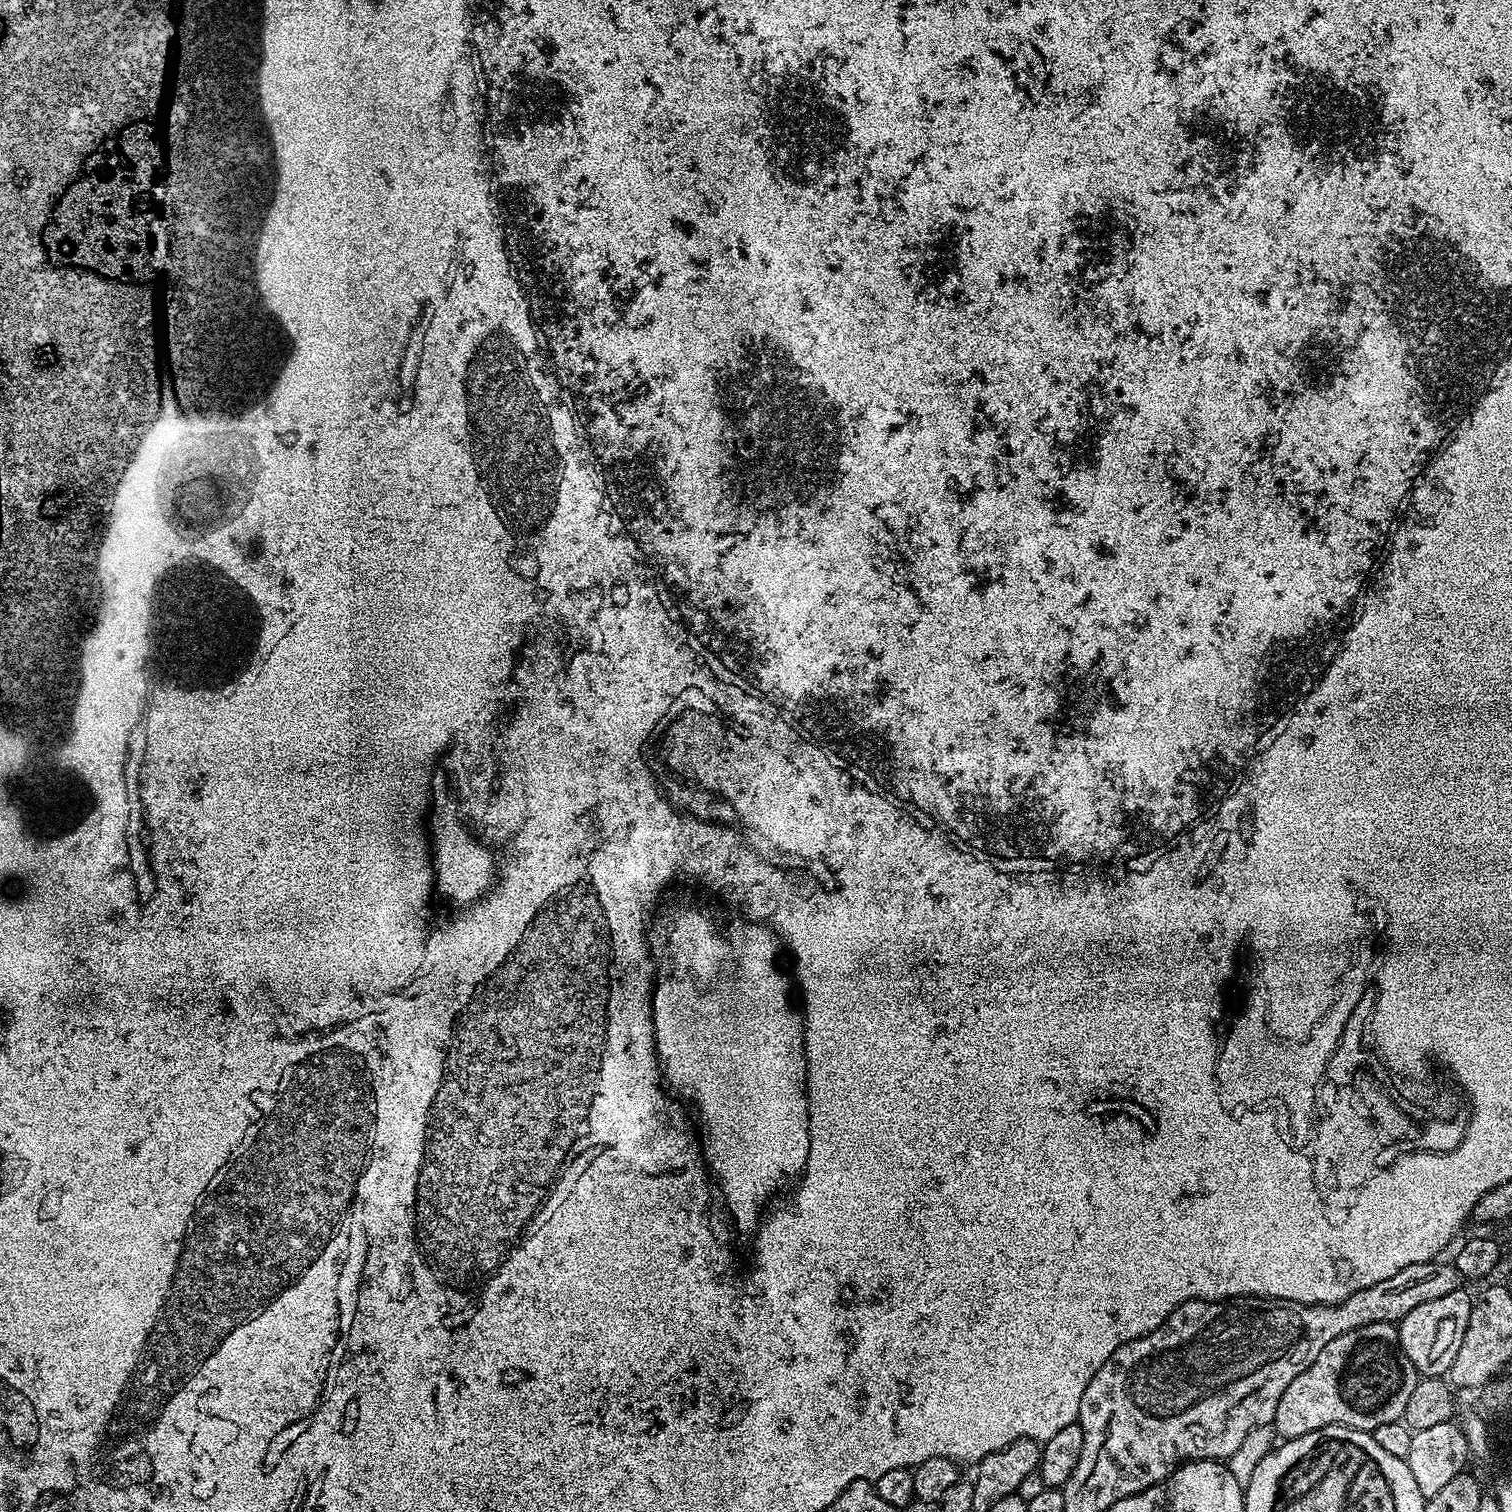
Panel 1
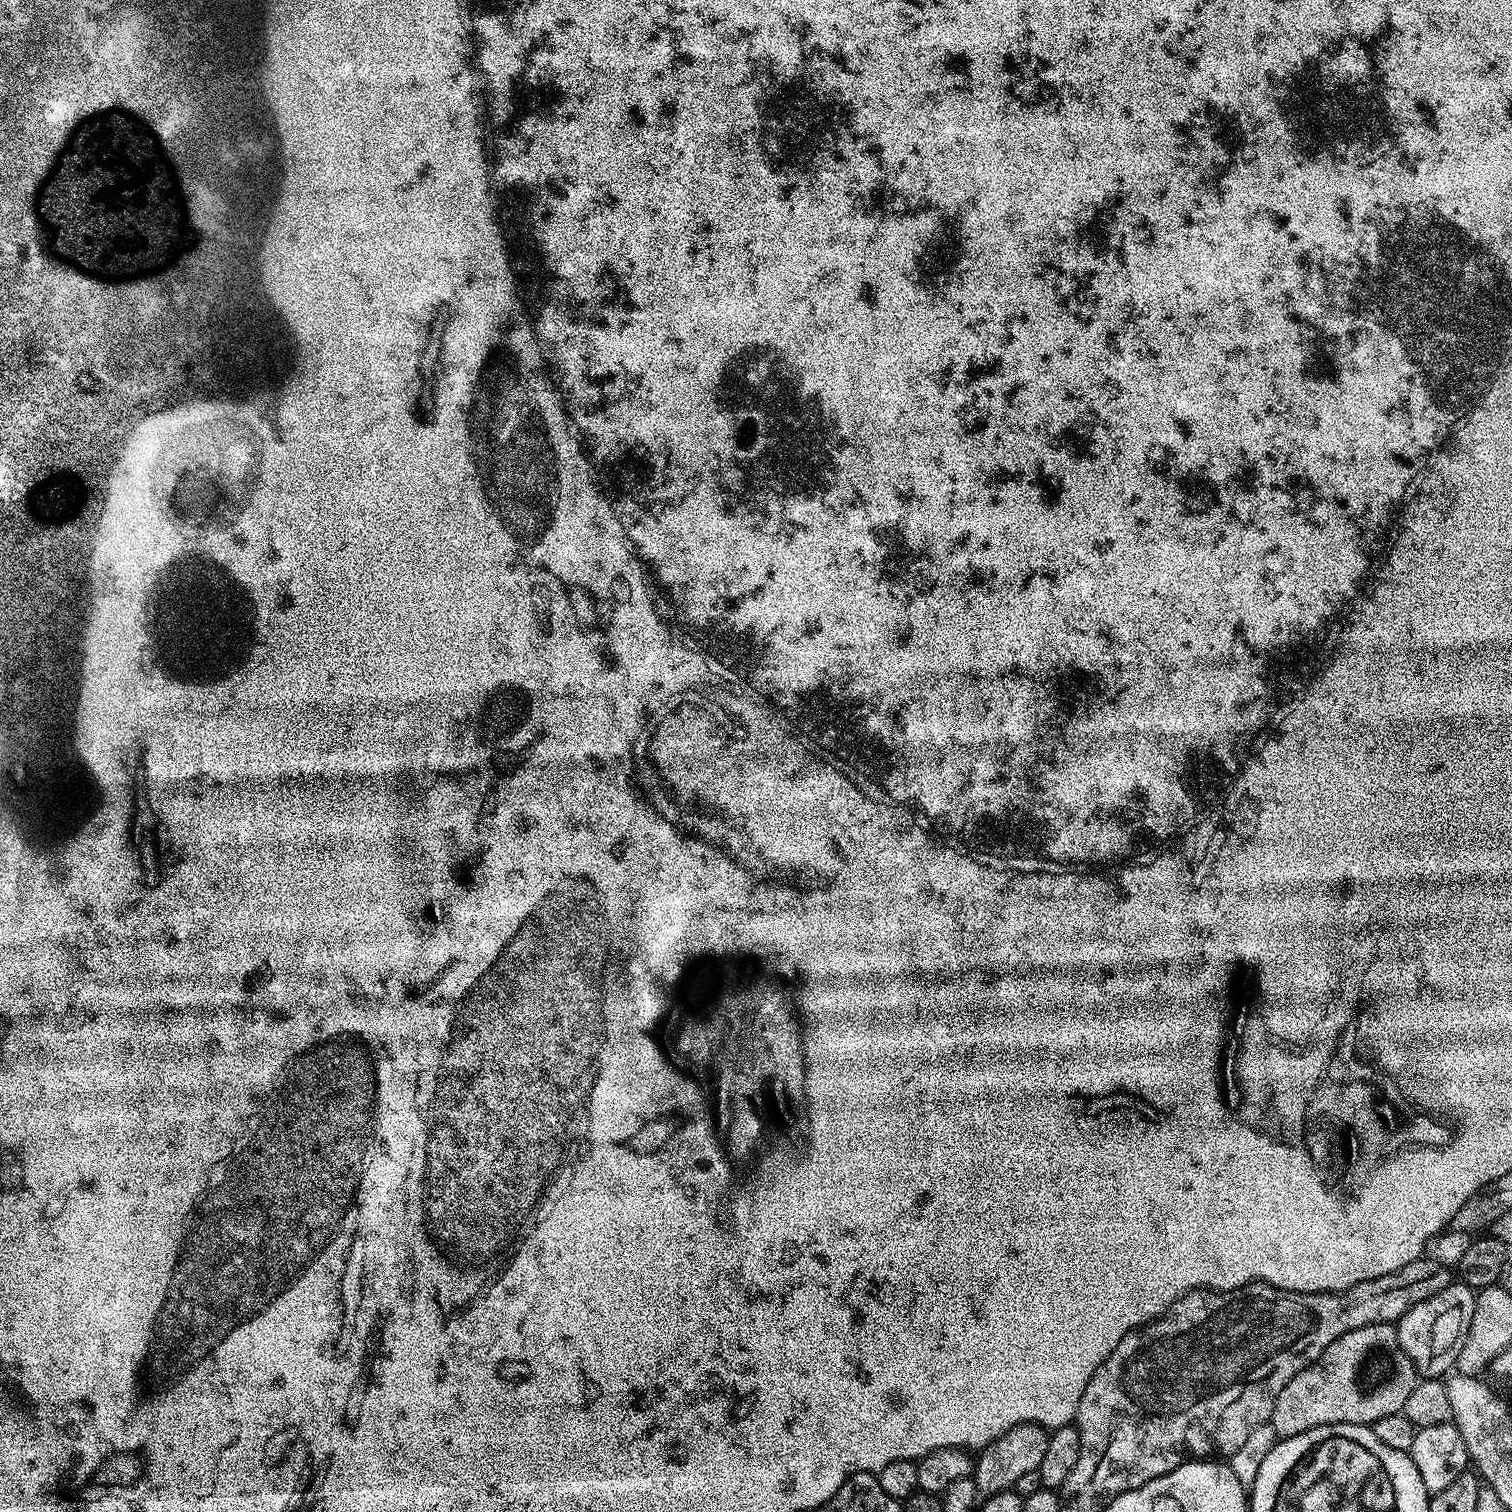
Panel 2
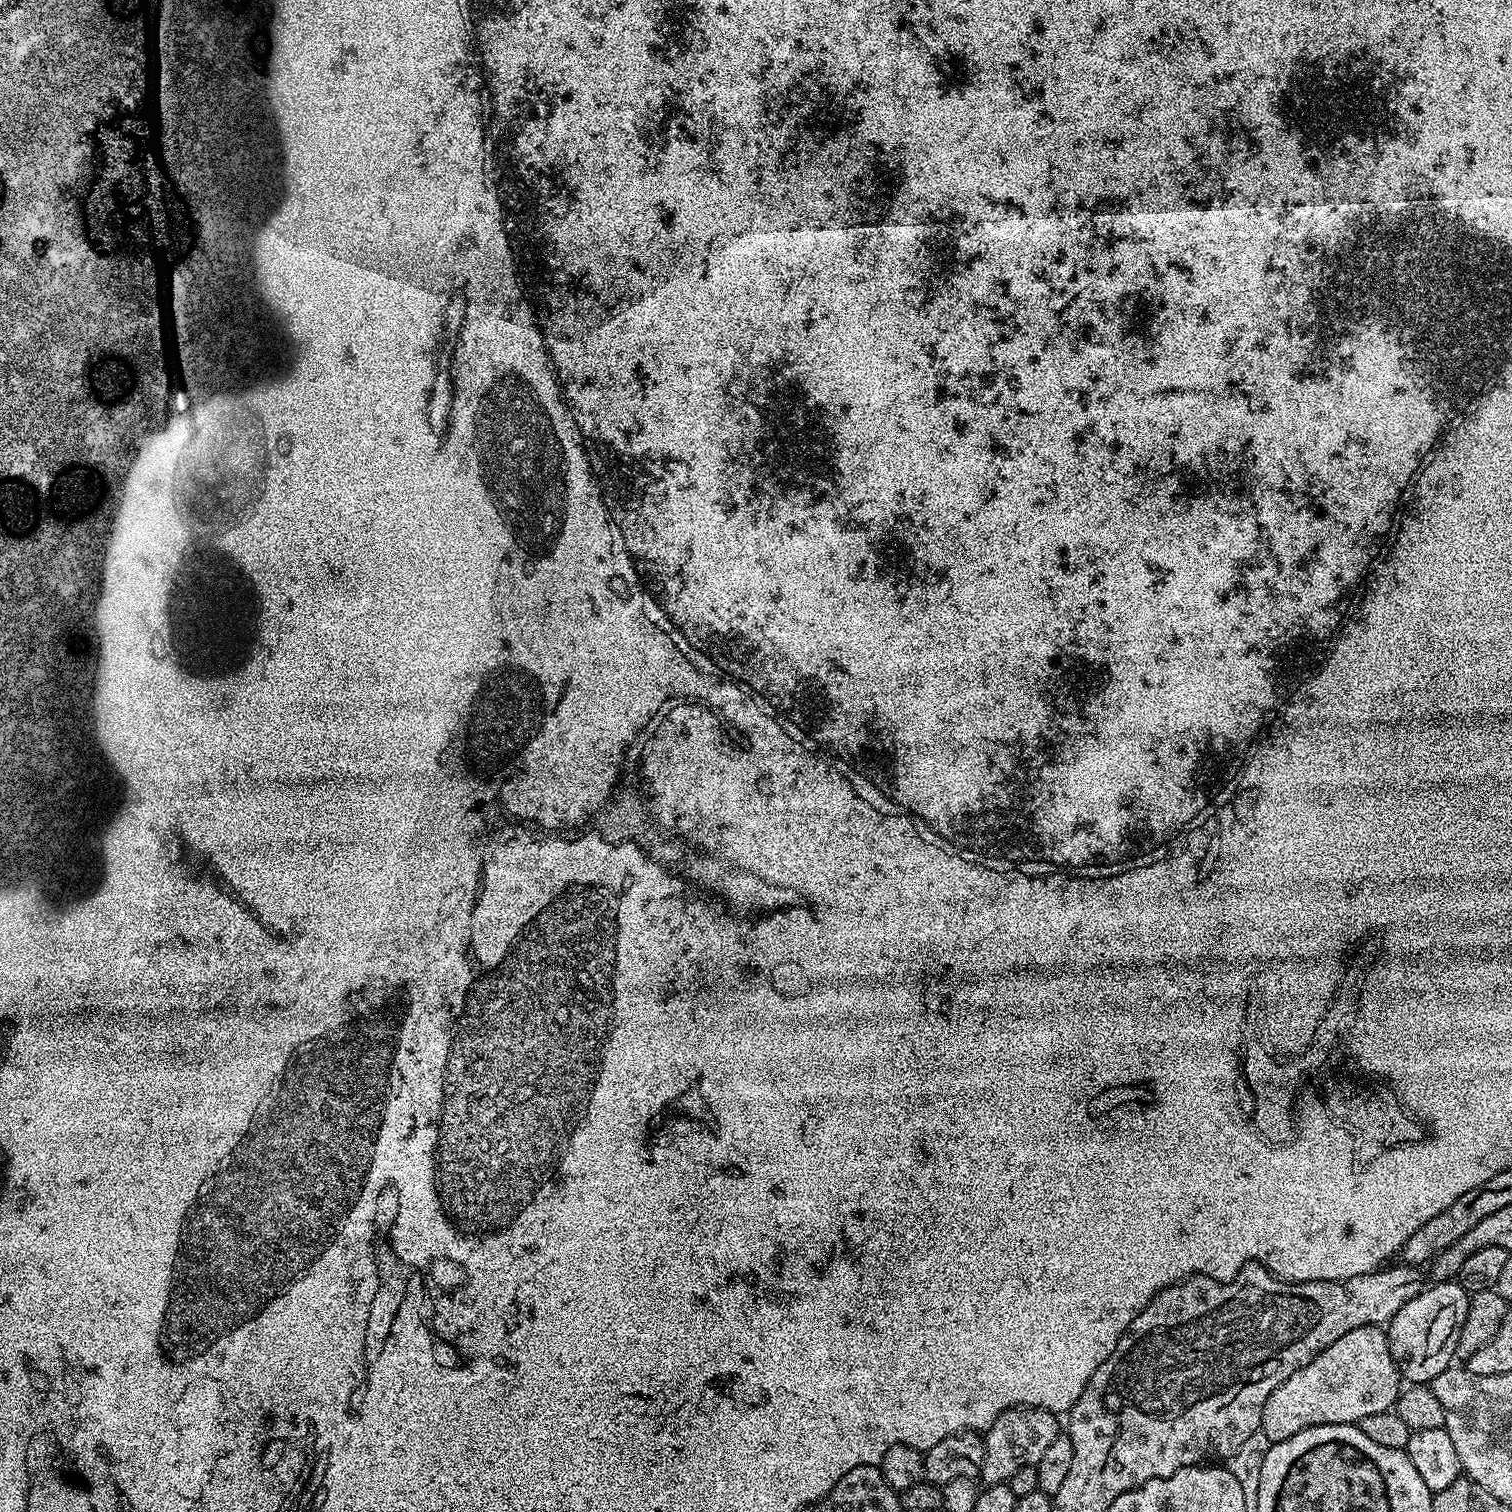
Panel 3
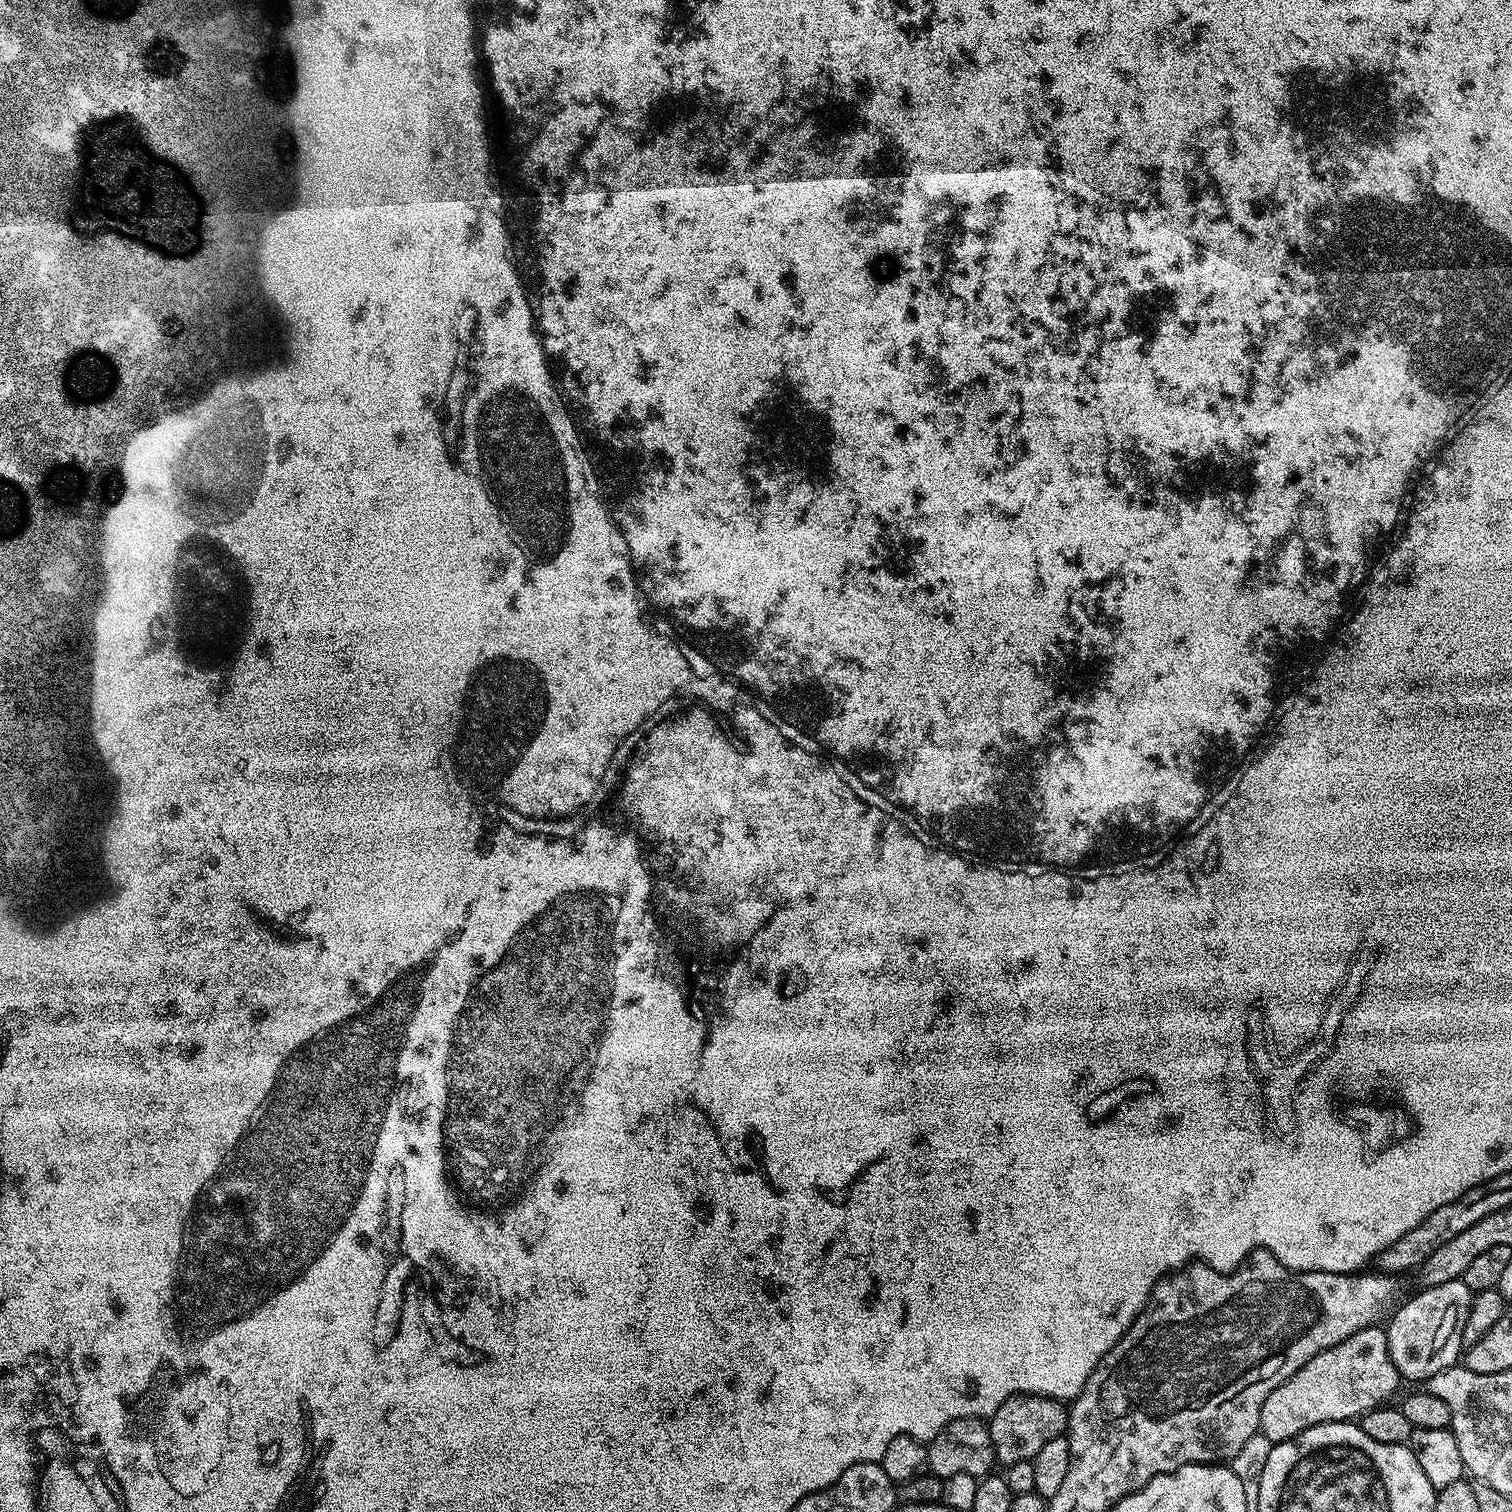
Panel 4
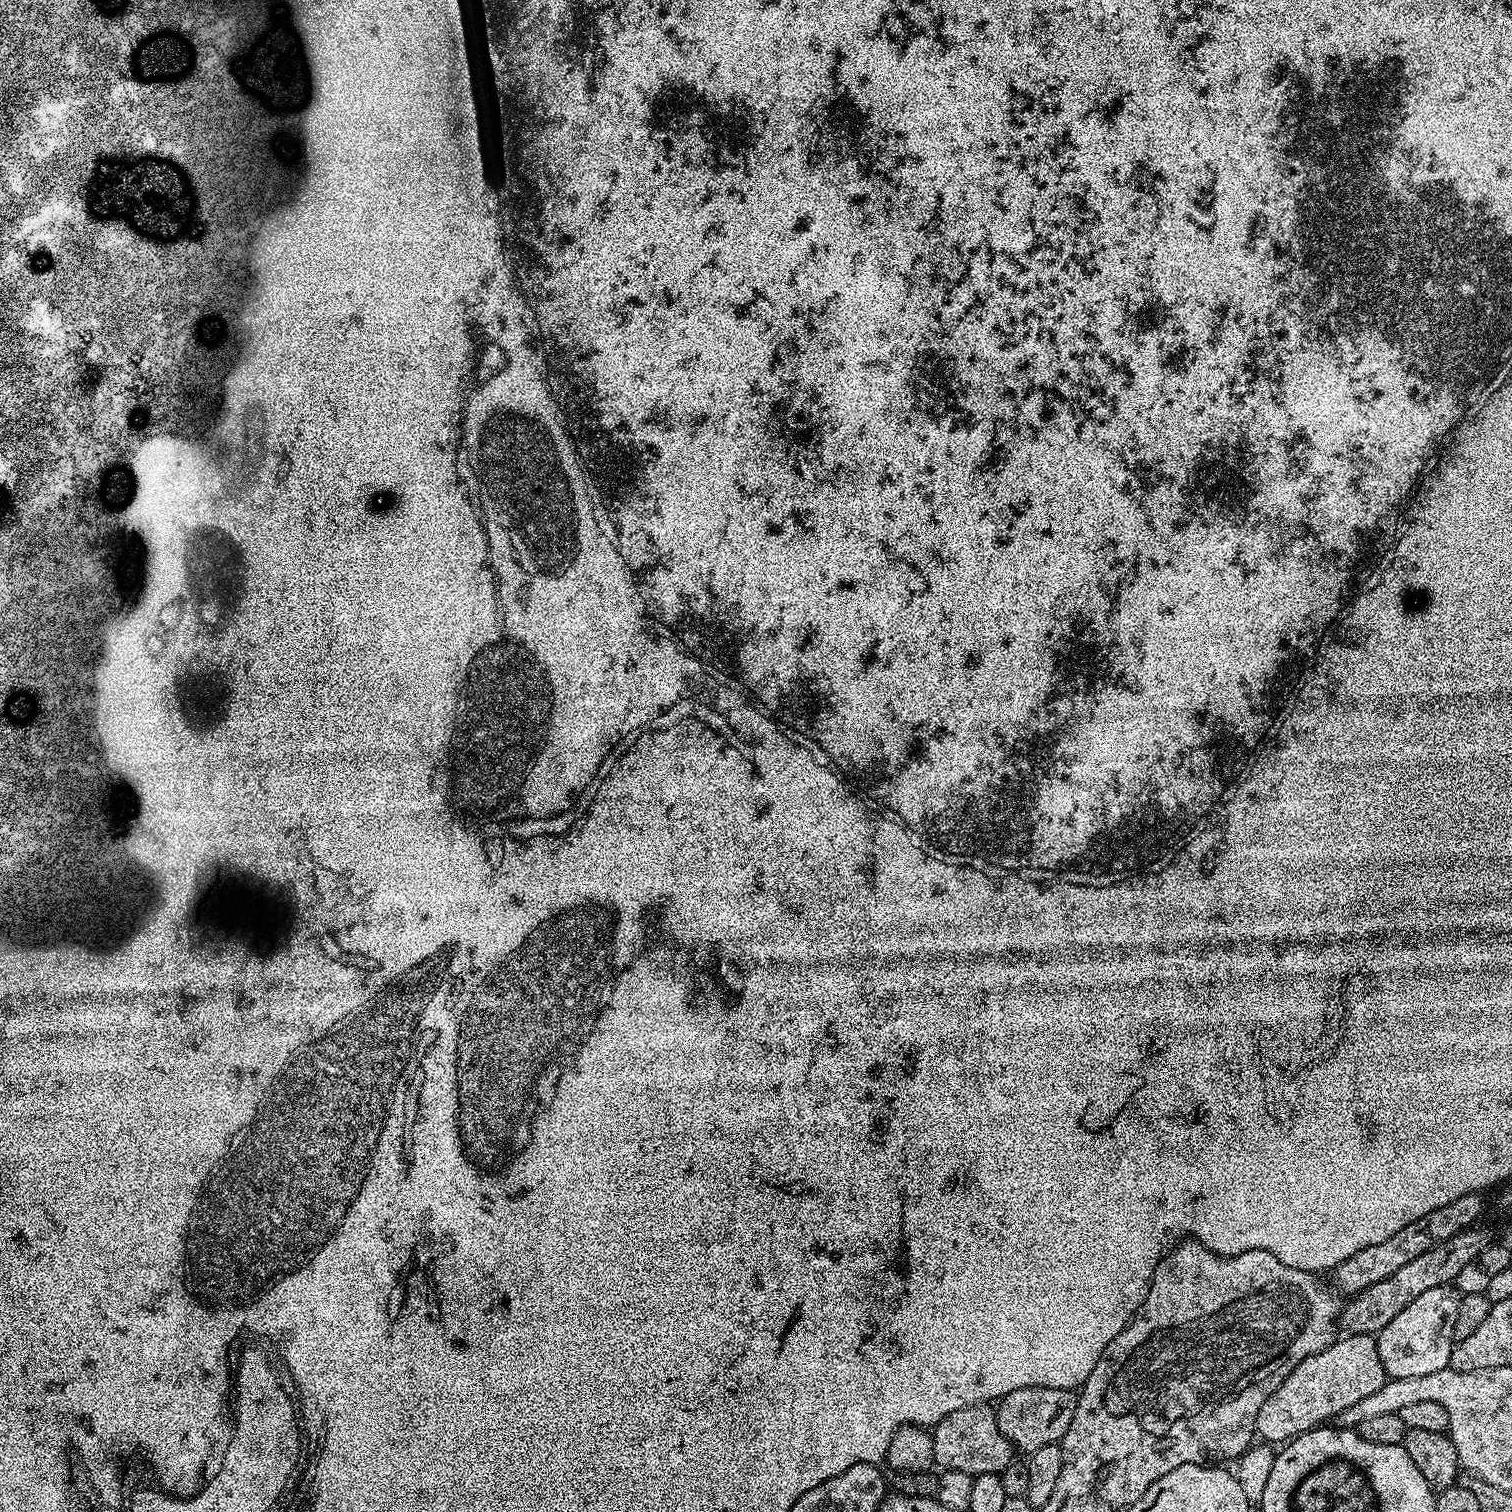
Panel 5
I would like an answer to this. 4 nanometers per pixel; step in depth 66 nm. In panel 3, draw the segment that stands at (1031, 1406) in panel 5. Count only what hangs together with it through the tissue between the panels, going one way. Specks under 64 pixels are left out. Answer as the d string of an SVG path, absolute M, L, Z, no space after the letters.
M1018 1407L1006 1410L983 1433L984 1461L979 1479L985 1485L1011 1481L1023 1468L1035 1469L1038 1458L1062 1434L1062 1420L1057 1413L1044 1408Z

